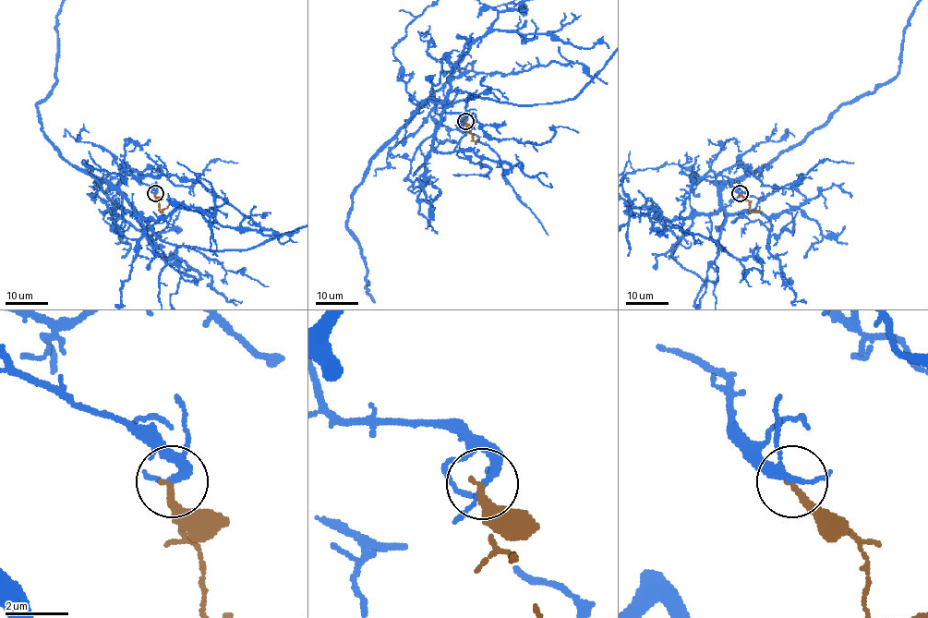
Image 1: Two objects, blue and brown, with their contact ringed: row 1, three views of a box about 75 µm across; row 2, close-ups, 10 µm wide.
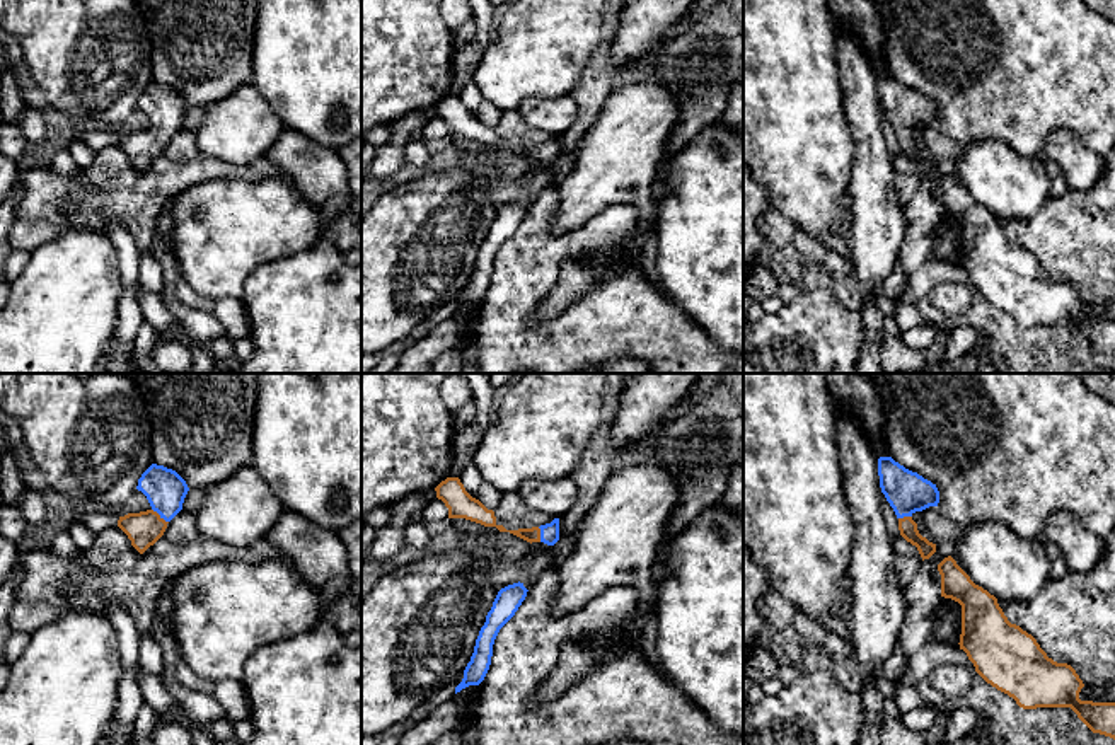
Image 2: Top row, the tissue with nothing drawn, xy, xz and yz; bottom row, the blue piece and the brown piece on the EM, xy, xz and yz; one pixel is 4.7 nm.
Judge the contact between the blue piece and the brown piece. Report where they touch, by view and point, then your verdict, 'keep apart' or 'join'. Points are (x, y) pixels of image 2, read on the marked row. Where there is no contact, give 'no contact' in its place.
contact xy (161, 515); join

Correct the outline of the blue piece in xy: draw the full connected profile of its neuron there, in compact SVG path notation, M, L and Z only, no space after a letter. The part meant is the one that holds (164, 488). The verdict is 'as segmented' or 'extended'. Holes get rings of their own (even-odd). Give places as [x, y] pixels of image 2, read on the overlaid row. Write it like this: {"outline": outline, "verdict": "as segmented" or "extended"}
{"outline": "M152 464L138 479L136 489L147 496L152 508L119 517L118 527L143 554L164 535L167 523L182 510L189 488L176 471Z", "verdict": "extended"}

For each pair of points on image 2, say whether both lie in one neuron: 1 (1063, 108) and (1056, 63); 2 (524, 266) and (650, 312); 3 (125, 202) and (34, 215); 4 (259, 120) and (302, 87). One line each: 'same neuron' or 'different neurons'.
1: same neuron
2: same neuron
3: same neuron
4: different neurons

